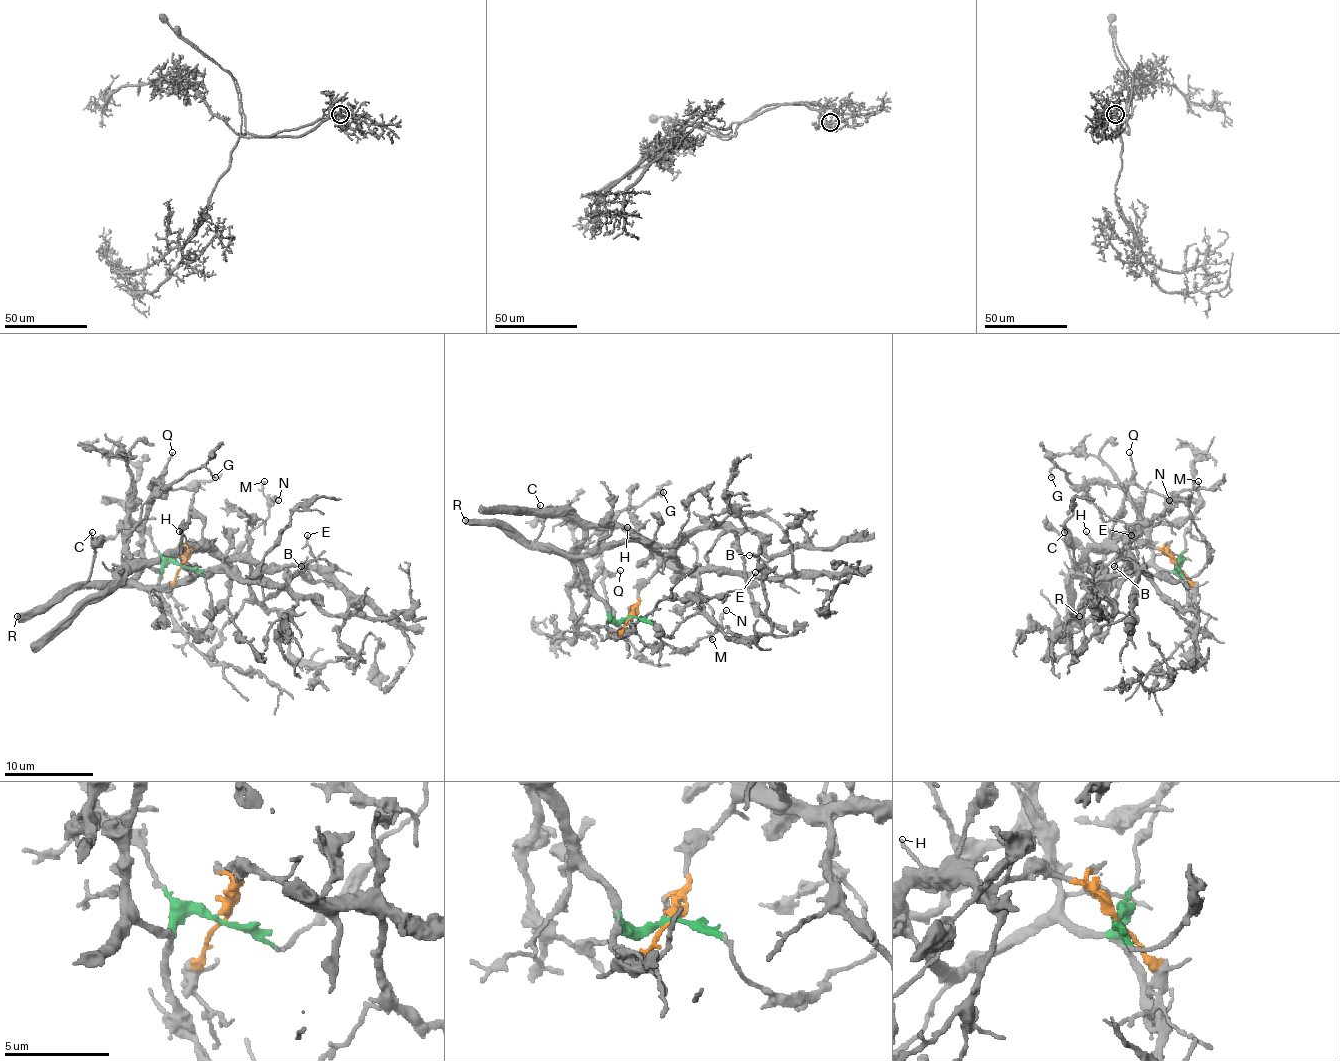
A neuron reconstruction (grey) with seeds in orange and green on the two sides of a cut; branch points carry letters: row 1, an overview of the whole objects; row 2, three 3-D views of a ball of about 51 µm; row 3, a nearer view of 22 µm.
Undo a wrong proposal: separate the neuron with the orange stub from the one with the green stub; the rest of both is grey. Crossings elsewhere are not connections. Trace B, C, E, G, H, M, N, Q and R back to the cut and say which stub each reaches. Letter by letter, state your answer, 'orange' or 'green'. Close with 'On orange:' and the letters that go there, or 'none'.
B: orange
C: green
E: orange
G: green
H: orange
M: green
N: green
Q: green
R: green
On orange: B, E, H

